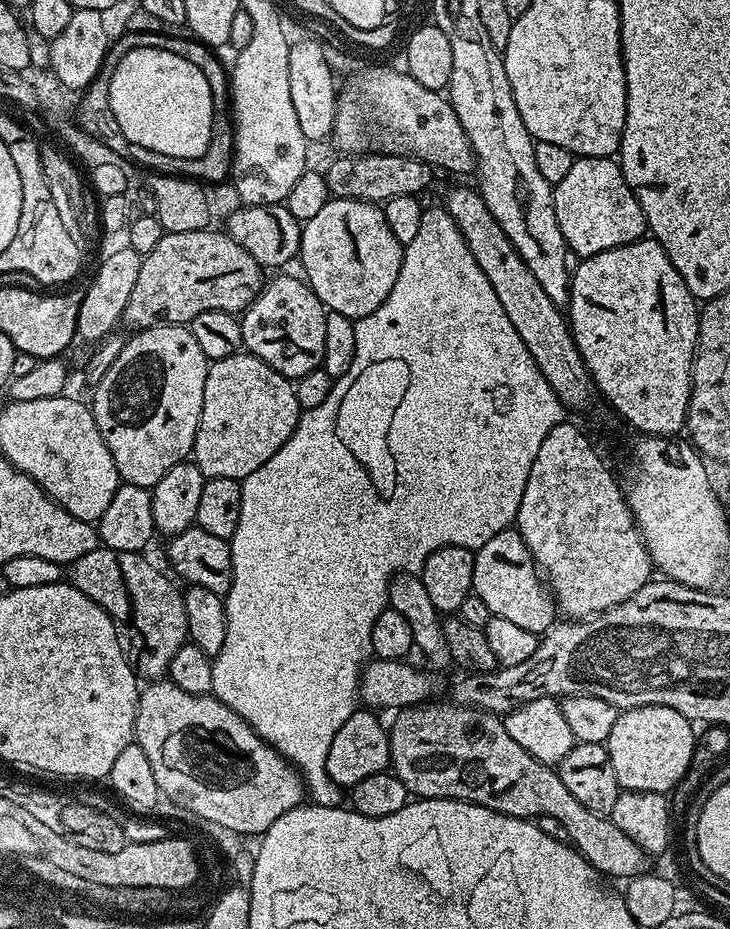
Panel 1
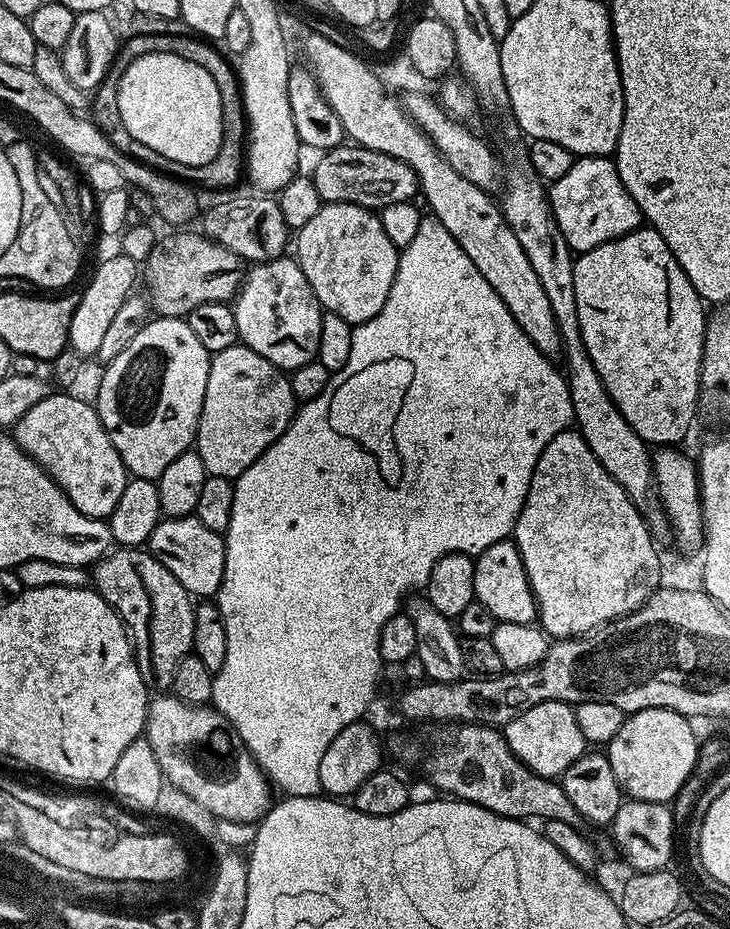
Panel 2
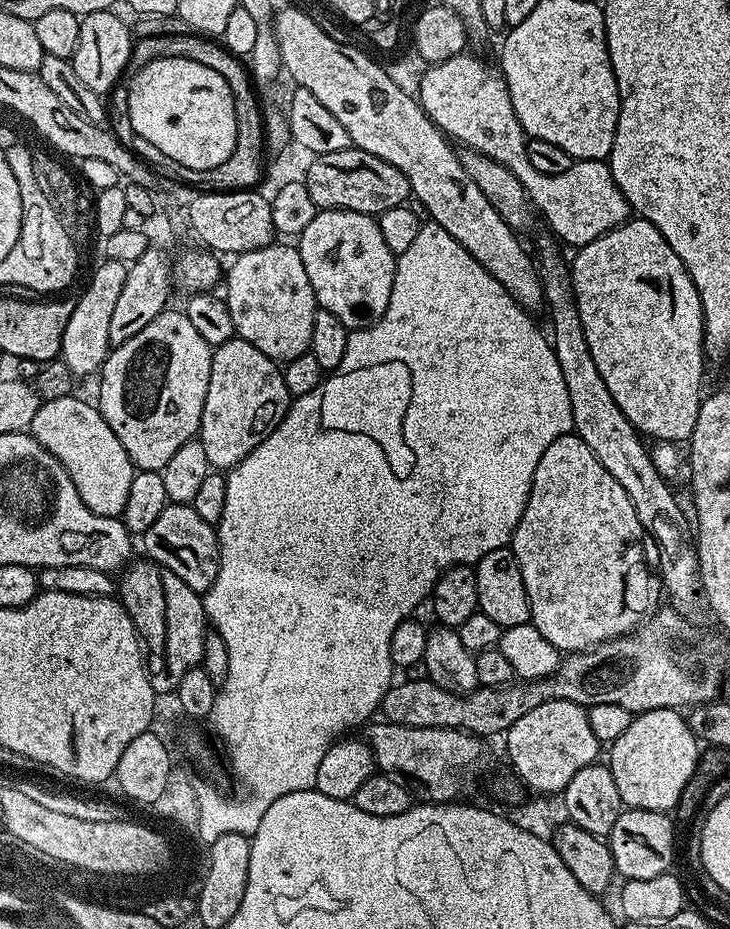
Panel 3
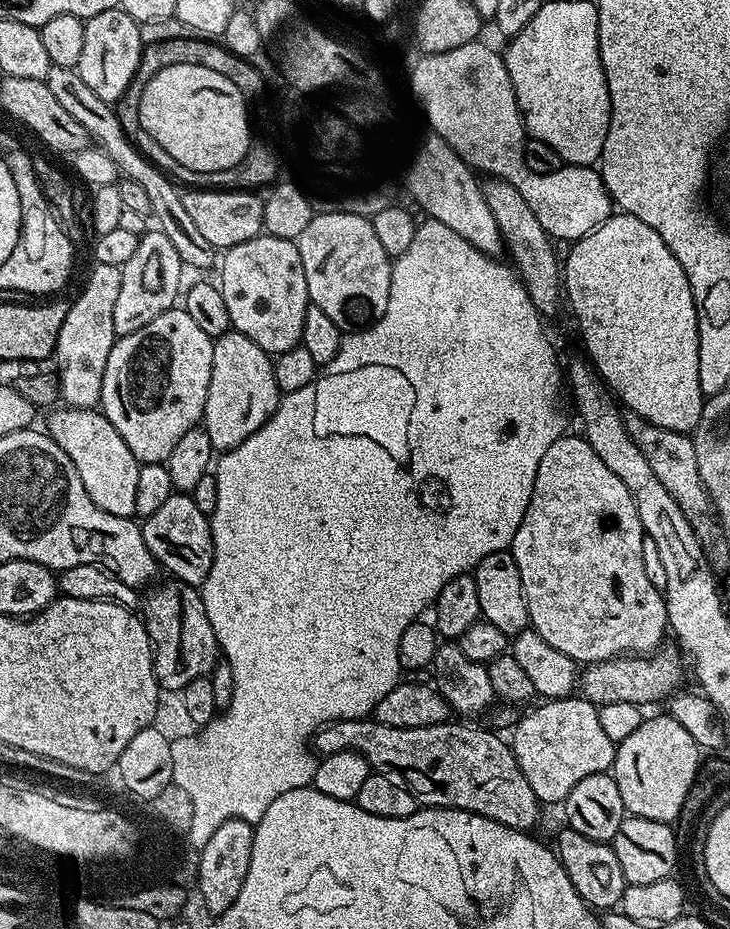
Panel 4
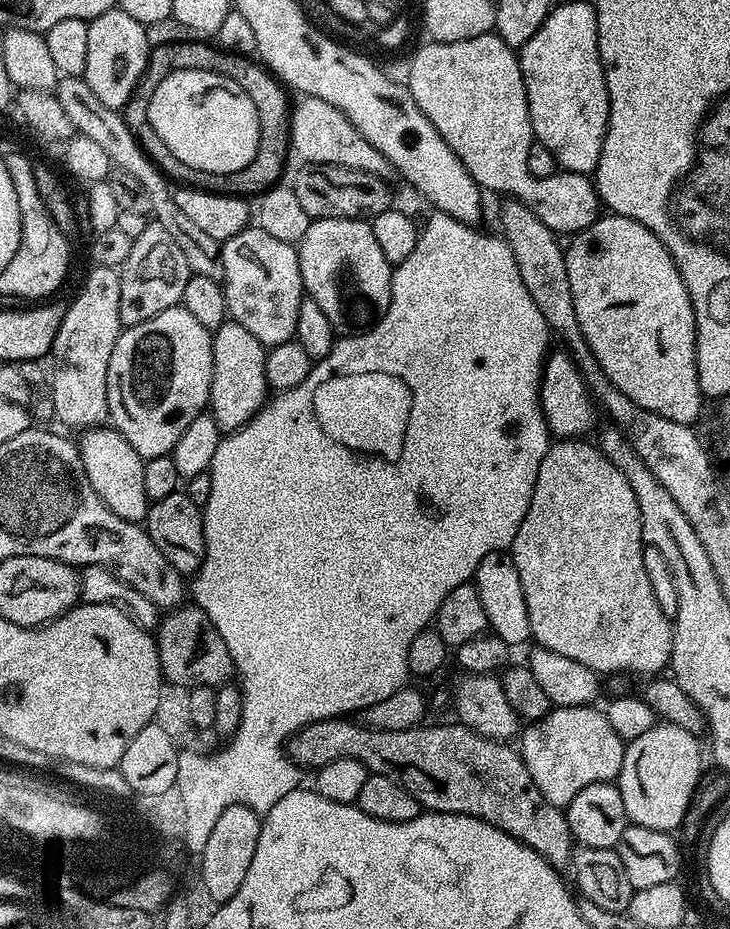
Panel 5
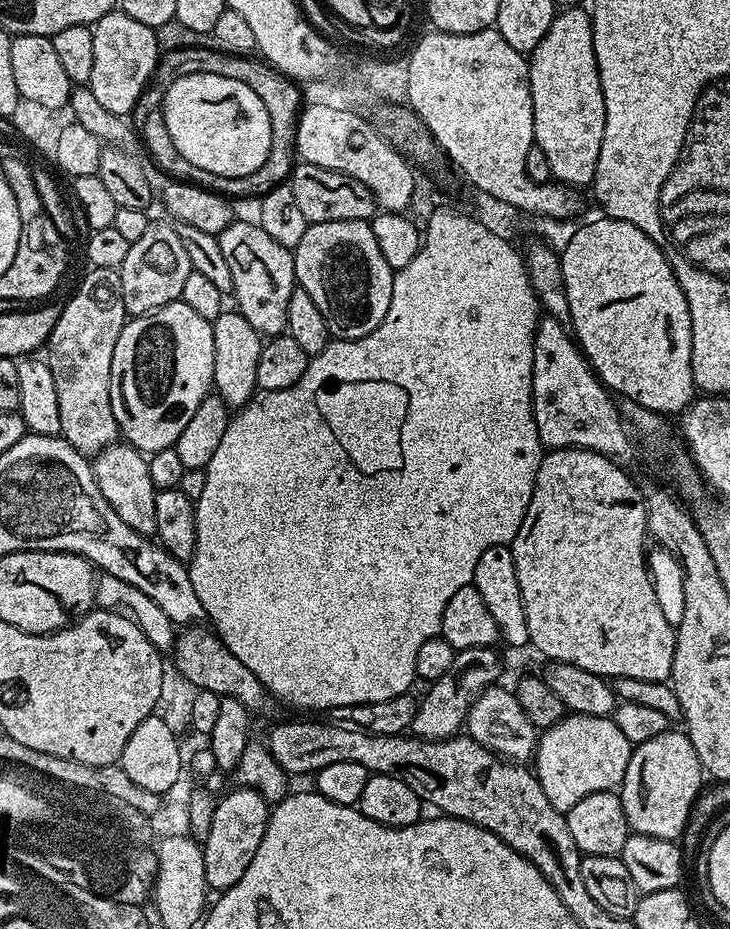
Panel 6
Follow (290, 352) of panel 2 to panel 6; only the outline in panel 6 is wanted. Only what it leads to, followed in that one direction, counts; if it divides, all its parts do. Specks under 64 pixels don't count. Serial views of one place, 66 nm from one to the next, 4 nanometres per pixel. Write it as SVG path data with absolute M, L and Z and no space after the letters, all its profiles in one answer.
M233 219L218 237L222 255L230 262L230 278L234 278L231 295L236 296L235 307L244 315L246 322L254 326L261 337L281 335L287 329L287 310L290 296L296 289L296 267L293 249L282 246L262 230L259 223Z

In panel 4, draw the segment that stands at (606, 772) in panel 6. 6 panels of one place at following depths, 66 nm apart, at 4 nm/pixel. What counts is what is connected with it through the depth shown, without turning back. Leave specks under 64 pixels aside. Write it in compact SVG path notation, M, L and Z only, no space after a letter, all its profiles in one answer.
M573 694L559 700L545 699L533 712L517 719L510 732L512 753L530 782L530 790L541 805L559 805L590 774L608 772L616 757L616 746L598 722L598 707Z

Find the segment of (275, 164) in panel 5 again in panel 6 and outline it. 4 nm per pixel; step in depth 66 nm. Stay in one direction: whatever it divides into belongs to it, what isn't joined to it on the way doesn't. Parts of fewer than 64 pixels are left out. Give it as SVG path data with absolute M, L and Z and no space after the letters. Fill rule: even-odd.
M182 48L170 49L161 55L156 64L156 69L151 80L144 86L144 93L138 98L138 102L133 106L130 113L131 123L137 133L142 137L143 147L148 148L150 155L156 159L156 164L160 168L165 168L168 172L173 172L175 179L180 182L195 182L199 188L207 188L209 192L217 193L225 198L232 196L253 196L259 198L266 195L270 190L281 187L291 177L292 169L298 163L296 155L296 122L300 119L302 111L302 88L291 76L285 76L278 69L260 58L252 56L231 56L225 52L220 52L217 48ZM176 64L188 64L193 72L209 72L218 74L226 78L234 78L238 82L246 82L258 98L262 98L262 106L270 114L270 124L272 126L272 142L270 144L270 154L266 154L266 162L254 170L254 174L246 174L242 178L222 178L210 174L206 170L188 167L186 158L182 158L176 152L168 132L164 129L161 120L162 109L164 107L164 95L166 90L176 80L178 69Z

